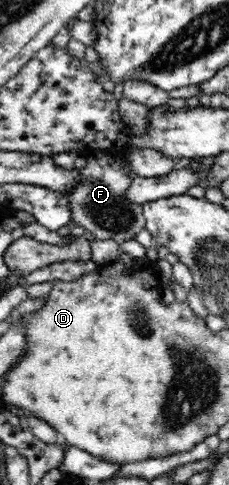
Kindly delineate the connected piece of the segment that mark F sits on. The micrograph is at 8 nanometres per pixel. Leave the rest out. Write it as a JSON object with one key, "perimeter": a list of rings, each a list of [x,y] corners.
{"perimeter":[[[103,151],[99,152],[99,159],[96,156],[87,157],[85,167],[77,170],[81,181],[71,185],[72,189],[63,193],[69,201],[74,225],[81,225],[87,235],[94,239],[112,239],[119,246],[134,239],[134,236],[146,228],[143,204],[127,200],[127,191],[133,176],[129,173],[111,173],[111,157],[103,157]]]}

